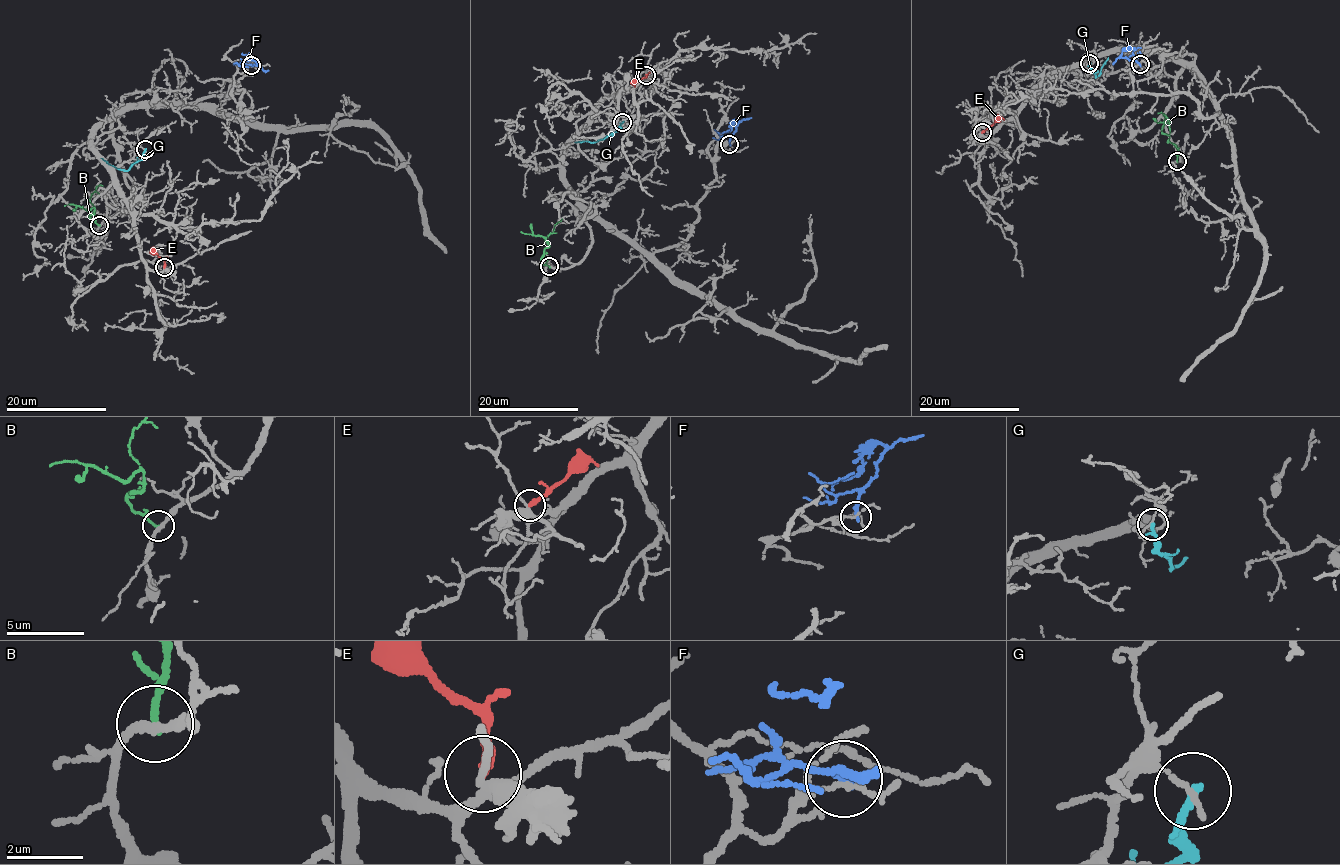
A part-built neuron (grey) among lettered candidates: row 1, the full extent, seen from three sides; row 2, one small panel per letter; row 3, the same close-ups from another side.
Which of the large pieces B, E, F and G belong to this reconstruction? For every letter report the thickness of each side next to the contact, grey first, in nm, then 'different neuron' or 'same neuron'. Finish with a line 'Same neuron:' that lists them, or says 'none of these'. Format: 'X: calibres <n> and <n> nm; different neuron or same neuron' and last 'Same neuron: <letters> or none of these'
B: calibres 200 and 160 nm; different neuron
E: calibres 320 and 300 nm; different neuron
F: calibres 100 and 240 nm; different neuron
G: calibres 160 and 150 nm; different neuron
Same neuron: none of these

